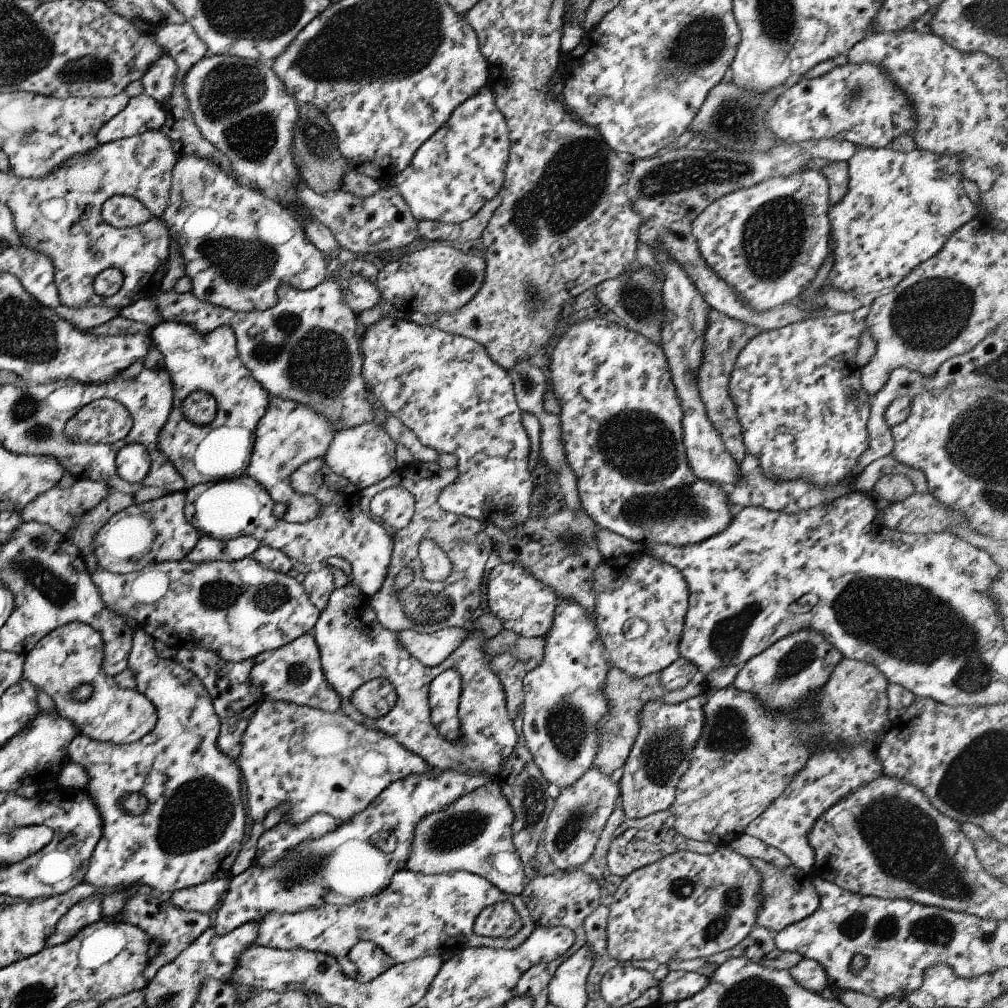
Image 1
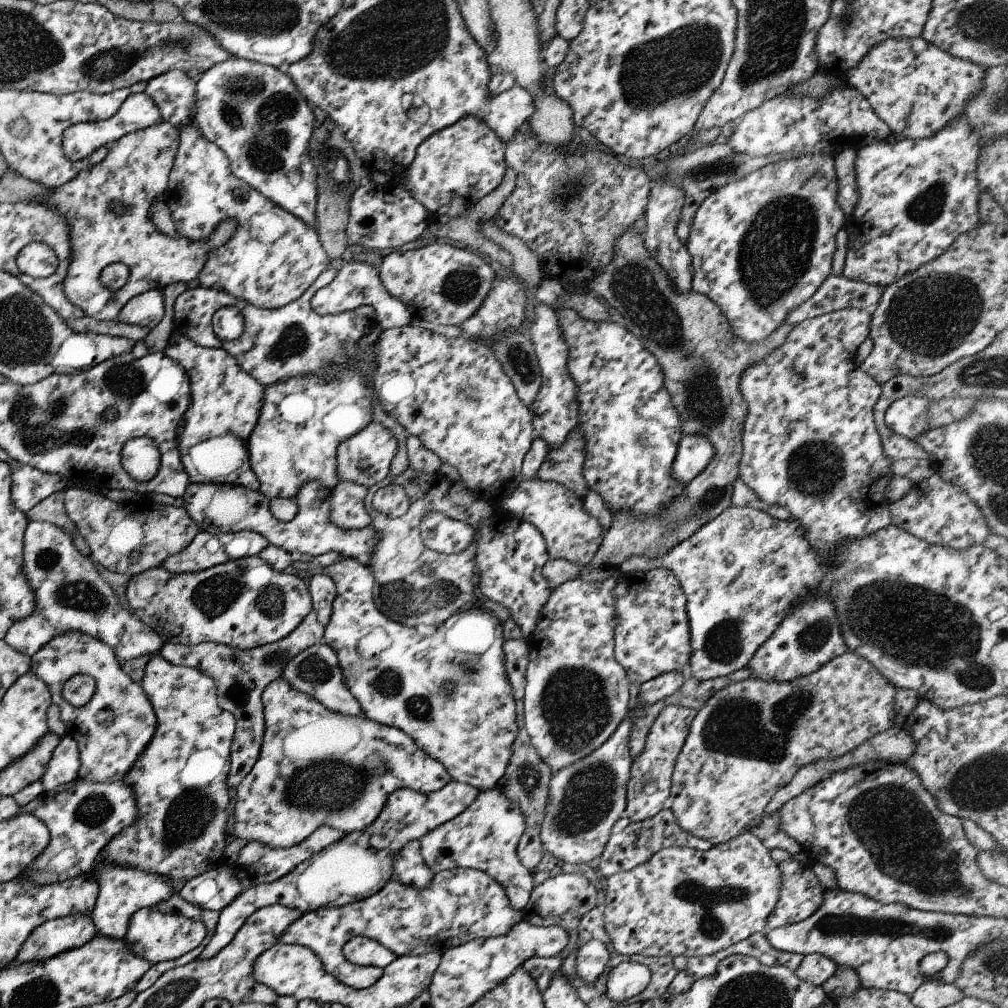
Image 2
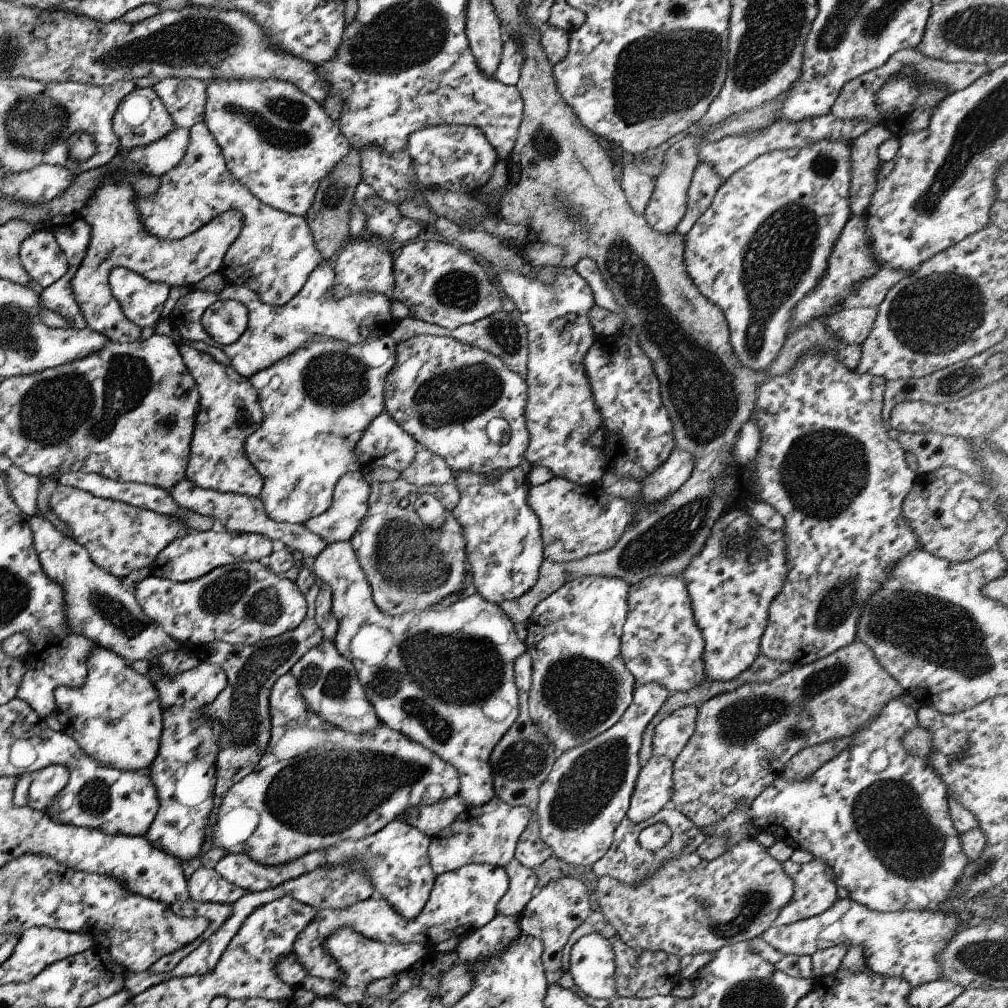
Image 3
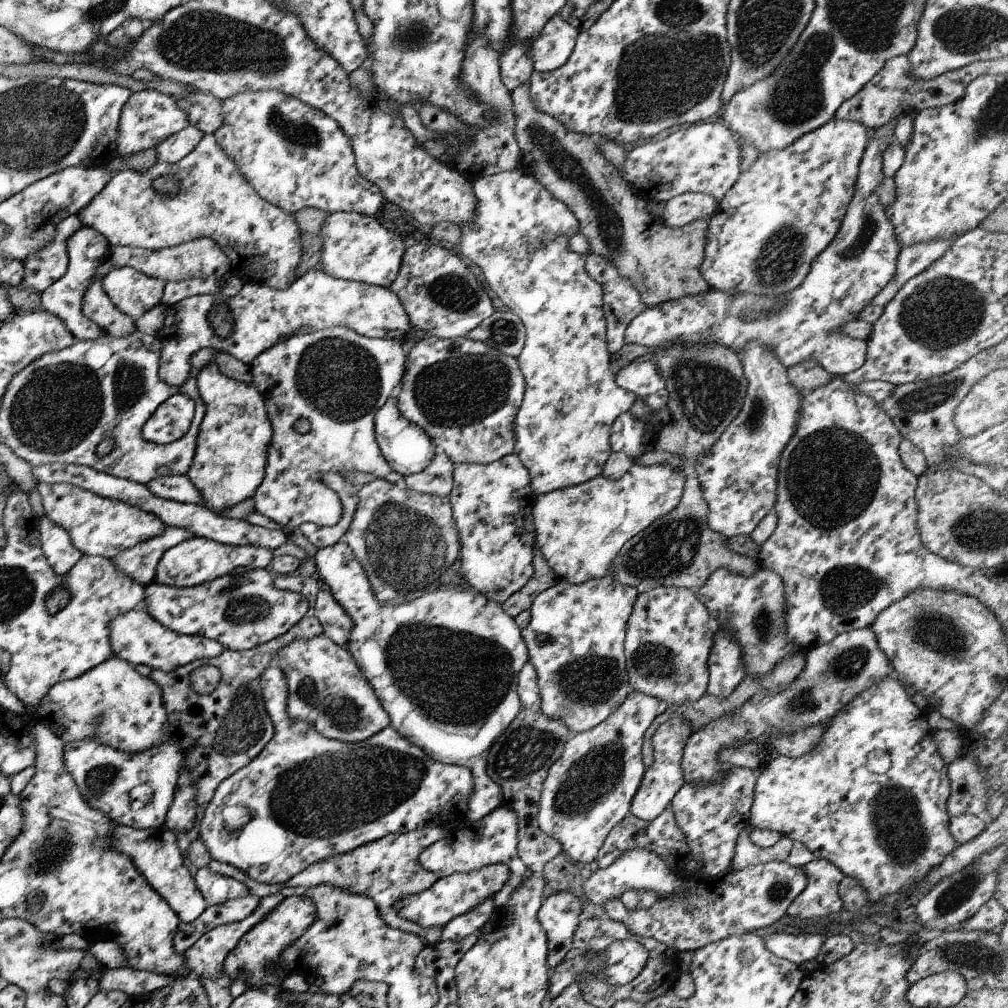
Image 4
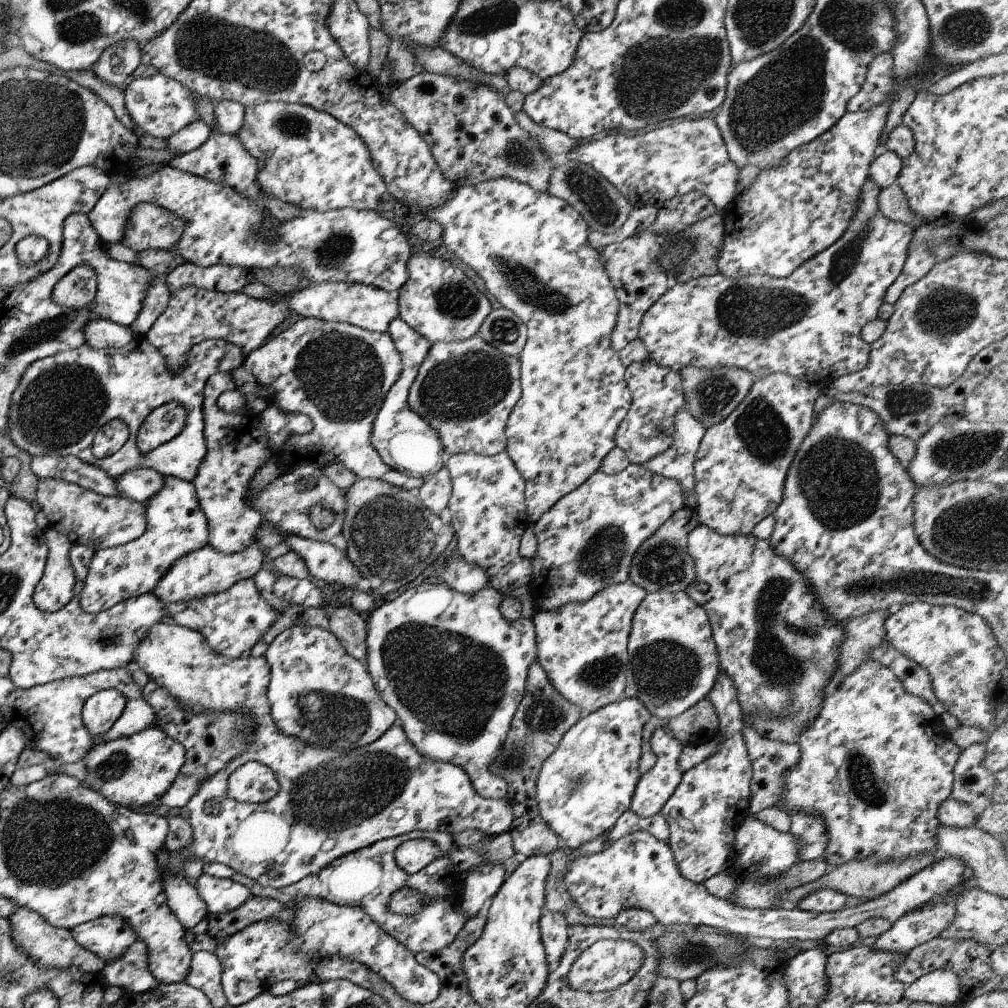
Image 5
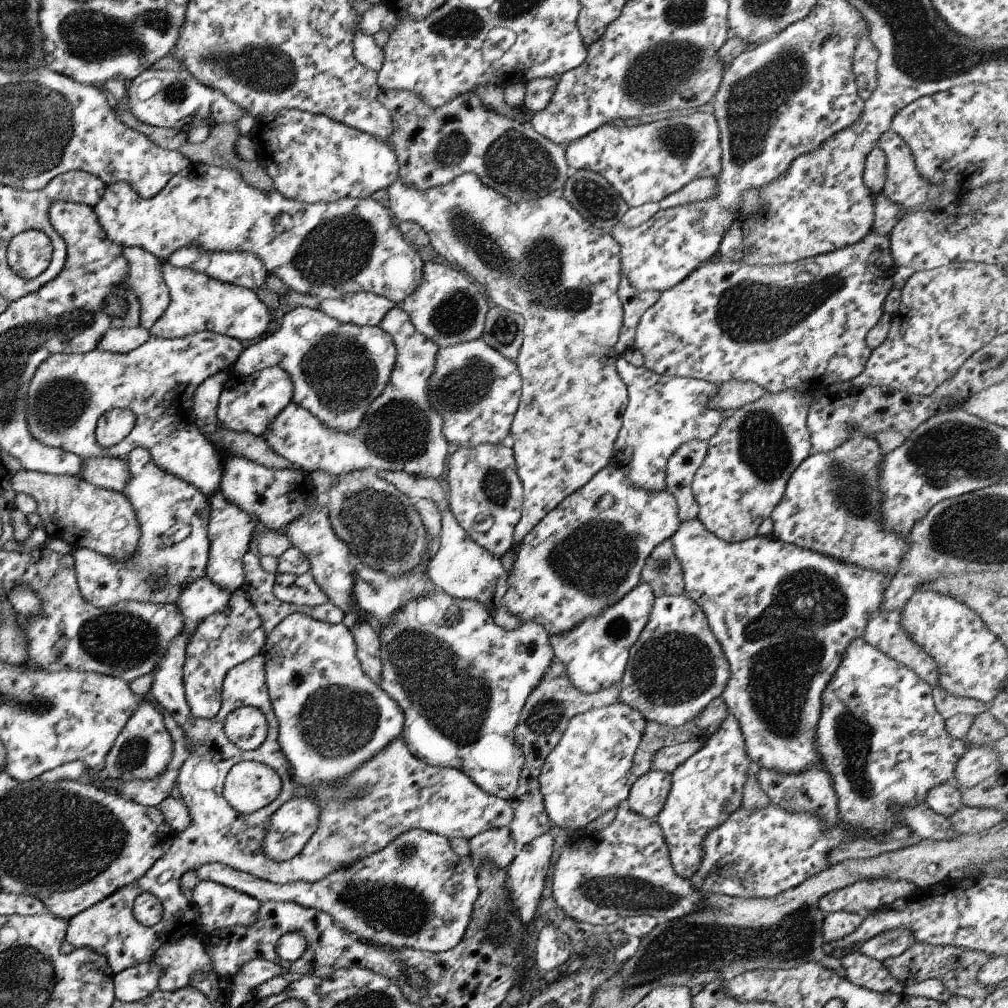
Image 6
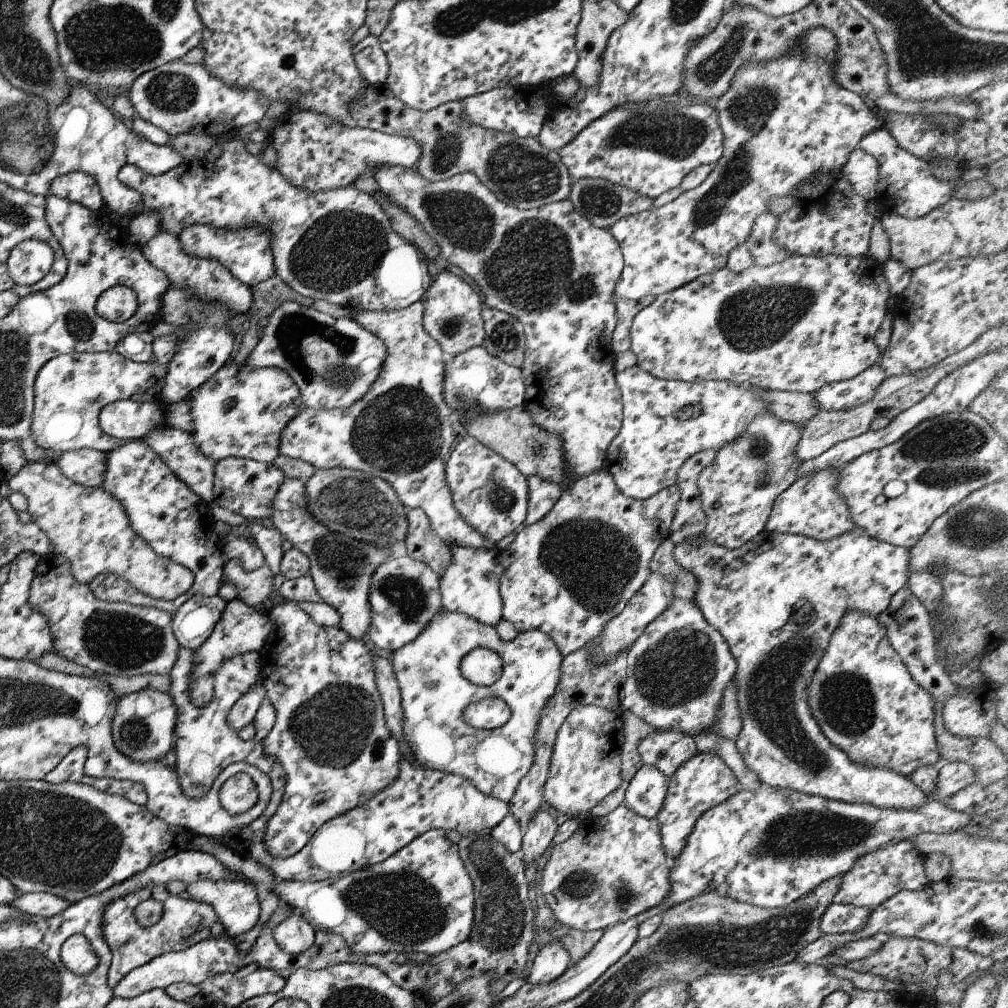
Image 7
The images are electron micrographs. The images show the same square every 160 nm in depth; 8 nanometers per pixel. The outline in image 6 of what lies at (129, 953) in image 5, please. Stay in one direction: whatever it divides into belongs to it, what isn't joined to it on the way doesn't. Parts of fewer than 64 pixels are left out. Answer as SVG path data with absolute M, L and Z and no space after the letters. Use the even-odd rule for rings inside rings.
M186 934L176 941L160 944L149 962L160 969L157 991L171 992L188 987L188 980L197 971L213 971L203 950L201 938Z

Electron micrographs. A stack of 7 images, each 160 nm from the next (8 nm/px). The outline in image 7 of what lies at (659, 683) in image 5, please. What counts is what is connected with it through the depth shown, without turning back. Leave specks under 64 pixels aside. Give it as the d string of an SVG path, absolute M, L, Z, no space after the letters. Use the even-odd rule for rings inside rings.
M674 597L643 629L641 636L626 650L626 679L620 710L632 712L652 727L668 728L693 736L708 730L712 725L720 701L720 694L733 680L736 669L735 659L727 643L704 618L695 602Z

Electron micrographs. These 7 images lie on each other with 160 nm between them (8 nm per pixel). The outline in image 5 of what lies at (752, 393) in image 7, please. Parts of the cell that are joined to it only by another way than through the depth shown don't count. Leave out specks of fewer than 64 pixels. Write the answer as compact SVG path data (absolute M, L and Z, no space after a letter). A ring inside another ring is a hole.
M646 360L630 363L624 368L624 383L629 389L632 401L614 432L615 447L625 452L629 463L643 465L646 460L663 452L671 444L674 416L685 404L680 376L674 370Z

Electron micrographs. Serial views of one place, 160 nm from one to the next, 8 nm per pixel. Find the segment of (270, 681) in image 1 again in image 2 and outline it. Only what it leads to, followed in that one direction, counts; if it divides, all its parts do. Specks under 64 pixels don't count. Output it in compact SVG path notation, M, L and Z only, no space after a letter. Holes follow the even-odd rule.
M322 642L304 648L295 656L292 656L291 660L284 664L280 676L283 677L284 681L287 681L287 684L290 684L292 689L304 695L312 696L313 699L330 711L347 716L361 715L363 717L359 703L356 702L344 685L340 668L336 662L336 654L331 647Z

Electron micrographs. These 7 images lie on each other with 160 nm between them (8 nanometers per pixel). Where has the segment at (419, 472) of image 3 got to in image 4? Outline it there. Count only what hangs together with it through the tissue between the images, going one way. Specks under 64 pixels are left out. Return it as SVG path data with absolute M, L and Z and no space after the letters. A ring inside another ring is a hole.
M435 452L431 462L420 473L405 475L404 485L421 494L432 494L440 497L450 494L452 487L453 464L442 452Z

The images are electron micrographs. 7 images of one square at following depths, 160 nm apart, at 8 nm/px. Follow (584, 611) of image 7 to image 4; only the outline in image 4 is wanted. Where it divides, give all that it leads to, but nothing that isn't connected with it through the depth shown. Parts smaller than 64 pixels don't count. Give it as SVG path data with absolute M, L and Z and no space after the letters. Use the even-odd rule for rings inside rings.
M633 462L632 467L623 474L623 476L616 481L612 481L603 476L599 475L591 480L585 481L584 483L579 483L570 487L565 487L562 489L555 489L545 494L538 494L534 496L534 503L532 504L532 521L535 529L536 542L535 546L545 562L549 565L549 568L556 574L556 582L565 581L571 584L577 584L589 579L596 579L604 577L610 574L610 562L619 552L621 546L626 540L629 540L635 533L641 532L646 526L649 526L655 519L659 519L665 516L668 512L671 512L672 508L679 502L680 496L682 495L682 488L684 485L684 474L679 469L672 467L669 463L661 463L654 465L639 465L637 462Z

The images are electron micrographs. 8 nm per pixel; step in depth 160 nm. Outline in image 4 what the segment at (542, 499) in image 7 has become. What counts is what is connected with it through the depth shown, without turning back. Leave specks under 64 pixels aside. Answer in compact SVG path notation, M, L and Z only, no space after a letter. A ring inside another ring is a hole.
M515 168L512 171L481 176L471 183L472 191L476 198L476 215L471 223L459 225L462 235L455 244L455 250L465 256L465 258L469 258L479 270L482 270L487 286L495 292L499 300L509 308L509 311L519 317L525 331L524 345L521 354L516 358L519 370L524 378L524 393L512 424L512 431L516 438L512 454L517 456L521 464L527 469L530 478L530 487L535 496L555 489L584 483L602 473L602 466L611 453L609 442L611 423L619 413L627 412L636 396L625 388L617 386L614 381L614 371L609 365L610 354L606 349L606 322L603 316L604 312L602 311L602 290L599 283L595 282L590 276L587 276L585 272L585 254L577 254L567 250L567 241L577 232L578 224L573 213L565 204L553 198L532 176L522 174L519 168Z

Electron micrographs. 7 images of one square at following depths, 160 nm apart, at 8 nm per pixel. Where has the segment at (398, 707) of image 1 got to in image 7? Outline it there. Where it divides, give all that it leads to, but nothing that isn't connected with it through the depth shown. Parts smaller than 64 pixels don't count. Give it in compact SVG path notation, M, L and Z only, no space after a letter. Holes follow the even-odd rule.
M441 609L427 621L411 642L389 653L388 659L400 690L402 738L414 760L422 767L462 776L484 795L508 803L517 783L531 766L534 732L540 710L557 689L562 656L551 637L539 629L531 629L517 633L513 640L504 641L499 638L494 627L481 624L466 614ZM475 647L489 649L502 659L499 678L485 688L479 688L479 685L465 680L460 673L460 660ZM473 694L495 694L495 699L501 699L509 707L509 720L494 729L476 729L467 724L462 719L462 714L464 708L475 700Z

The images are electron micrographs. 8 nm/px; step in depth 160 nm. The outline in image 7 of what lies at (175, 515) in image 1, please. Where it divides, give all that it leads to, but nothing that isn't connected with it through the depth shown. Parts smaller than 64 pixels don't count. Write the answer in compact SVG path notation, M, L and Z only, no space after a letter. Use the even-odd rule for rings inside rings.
M43 461L25 463L19 472L16 472L15 476L7 481L11 492L21 493L26 498L28 505L25 512L29 513L31 522L46 532L53 554L64 556L69 561L70 571L78 583L87 585L95 575L111 572L130 583L141 594L164 601L173 600L191 586L192 572L153 552L151 547L130 527L122 504L101 487L81 487L63 476L57 465Z

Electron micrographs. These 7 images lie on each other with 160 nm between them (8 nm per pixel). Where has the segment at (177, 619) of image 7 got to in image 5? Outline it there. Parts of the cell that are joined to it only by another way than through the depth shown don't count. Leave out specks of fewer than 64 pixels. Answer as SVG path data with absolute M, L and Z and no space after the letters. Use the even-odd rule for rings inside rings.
M255 542L234 553L222 553L207 544L175 560L157 581L152 593L162 603L188 601L206 594L215 594L238 583L239 580L252 577L261 569L264 558L266 558L264 551L260 550Z

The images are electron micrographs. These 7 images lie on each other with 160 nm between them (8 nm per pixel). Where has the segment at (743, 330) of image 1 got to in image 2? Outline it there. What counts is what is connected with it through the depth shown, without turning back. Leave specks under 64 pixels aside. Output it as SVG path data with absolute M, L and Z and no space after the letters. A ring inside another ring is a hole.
M631 228L616 240L613 260L585 286L590 294L617 310L624 320L624 327L640 339L643 348L658 360L663 371L664 387L679 413L682 436L687 433L706 436L713 445L714 455L712 462L684 486L684 493L666 505L661 513L637 519L627 513L611 511L613 520L610 527L587 565L548 559L542 566L542 575L552 590L565 581L575 579L585 567L619 570L629 556L649 558L667 552L730 505L732 482L738 476L742 424L747 410L738 389L740 376L750 364L778 347L792 327L781 323L763 340L743 342L732 333L720 308L704 294L691 290L688 293L676 292L669 277L649 256L643 235L632 233Z

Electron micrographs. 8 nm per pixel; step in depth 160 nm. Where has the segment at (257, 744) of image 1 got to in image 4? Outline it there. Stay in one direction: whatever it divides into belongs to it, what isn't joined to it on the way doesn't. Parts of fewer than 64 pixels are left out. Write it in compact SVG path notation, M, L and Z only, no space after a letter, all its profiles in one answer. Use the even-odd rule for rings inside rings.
M267 667L260 677L260 685L264 707L274 728L273 734L269 742L249 764L219 783L211 800L205 805L201 822L199 822L198 838L208 850L211 859L233 865L241 872L247 873L249 878L258 883L281 886L288 878L303 870L308 864L334 854L347 852L349 849L371 842L387 833L406 833L419 828L421 825L429 824L443 827L445 824L449 824L449 821L453 822L457 818L460 820L464 818L465 812L467 812L466 802L472 789L472 776L468 768L430 759L418 746L399 736L399 733L395 732L395 729L391 728L389 724L369 738L356 743L346 743L339 739L327 738L315 731L312 724L307 721L295 720L287 714L288 688L286 676L279 667Z

